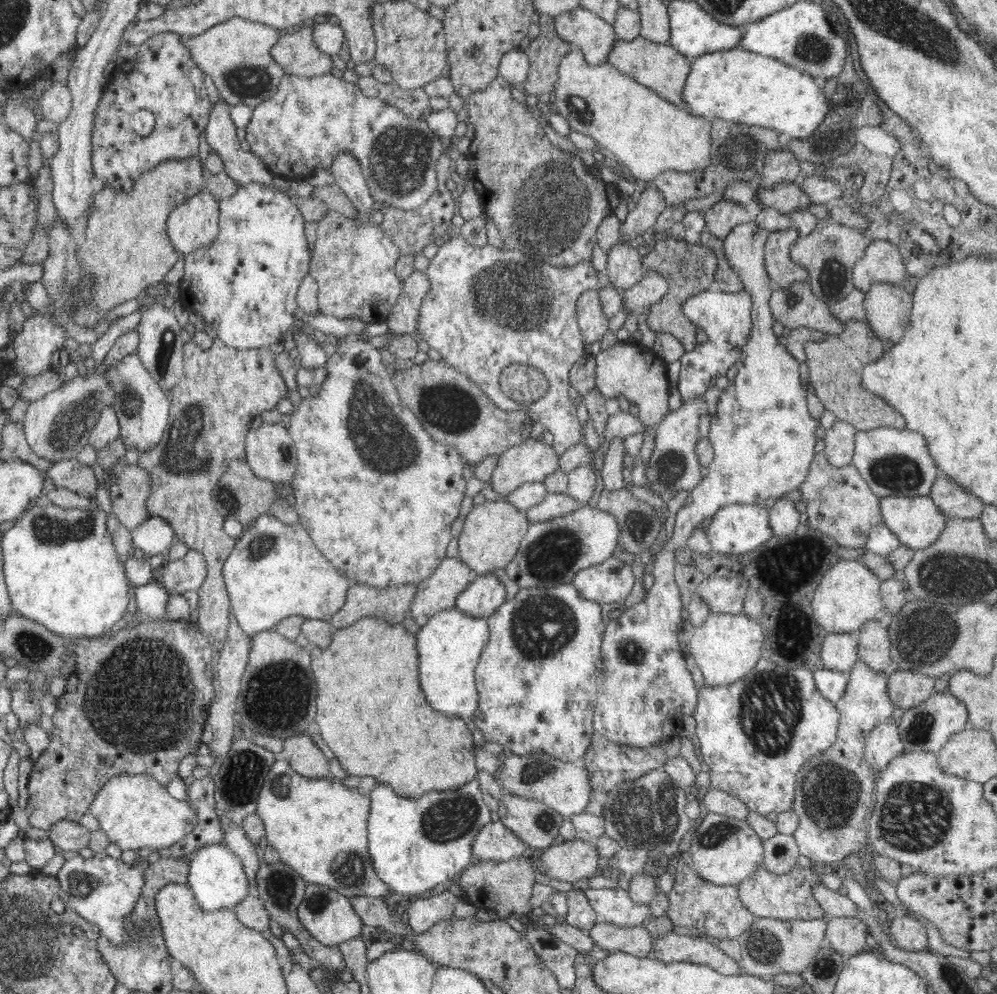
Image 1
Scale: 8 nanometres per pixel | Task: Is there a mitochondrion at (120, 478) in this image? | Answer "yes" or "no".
no

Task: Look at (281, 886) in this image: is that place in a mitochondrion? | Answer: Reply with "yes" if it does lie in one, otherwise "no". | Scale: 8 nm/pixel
yes

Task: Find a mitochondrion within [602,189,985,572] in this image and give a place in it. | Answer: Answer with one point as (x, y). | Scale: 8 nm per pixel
(902, 474)

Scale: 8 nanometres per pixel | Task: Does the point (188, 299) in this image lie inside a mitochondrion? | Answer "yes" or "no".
no

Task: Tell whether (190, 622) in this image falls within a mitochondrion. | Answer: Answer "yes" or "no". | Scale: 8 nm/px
no

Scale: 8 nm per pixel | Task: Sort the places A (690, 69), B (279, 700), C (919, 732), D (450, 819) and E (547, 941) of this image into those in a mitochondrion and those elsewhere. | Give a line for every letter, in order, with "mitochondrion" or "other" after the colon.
A: other
B: mitochondrion
C: mitochondrion
D: mitochondrion
E: mitochondrion

